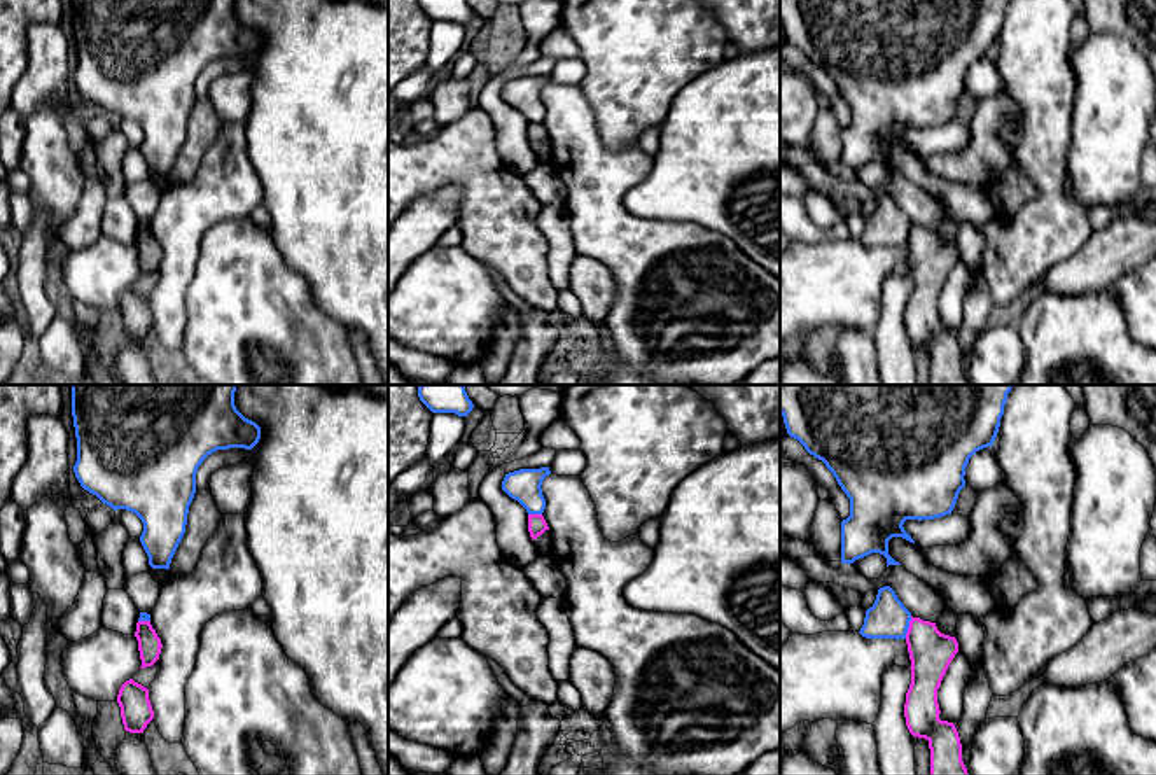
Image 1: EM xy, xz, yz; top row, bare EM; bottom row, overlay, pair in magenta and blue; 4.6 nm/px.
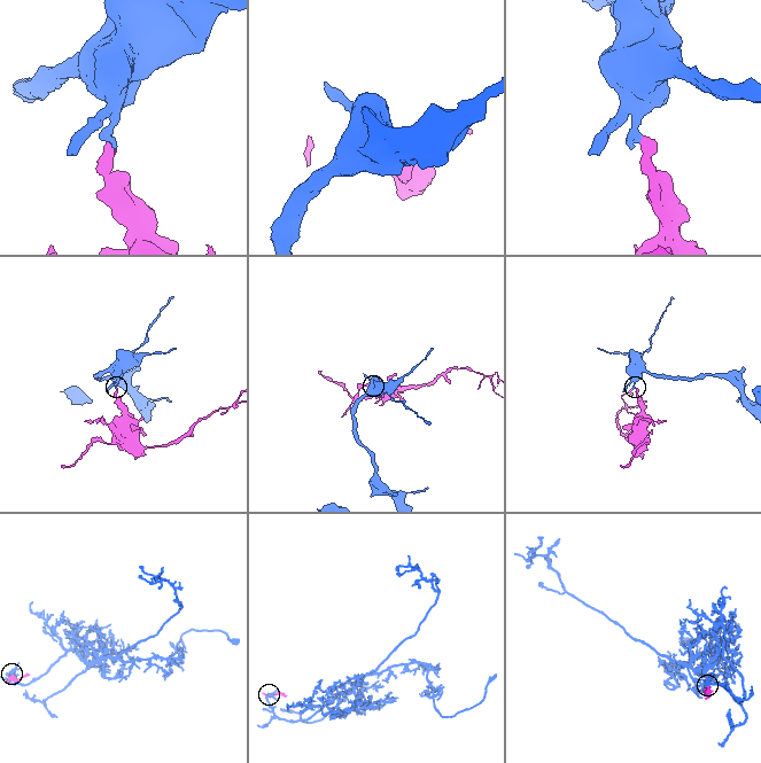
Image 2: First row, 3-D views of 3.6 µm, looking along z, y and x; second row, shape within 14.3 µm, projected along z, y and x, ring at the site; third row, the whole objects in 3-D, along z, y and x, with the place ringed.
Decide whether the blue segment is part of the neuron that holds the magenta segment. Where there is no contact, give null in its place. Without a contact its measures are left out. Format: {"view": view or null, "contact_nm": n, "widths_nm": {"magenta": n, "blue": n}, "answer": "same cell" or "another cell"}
{"view": "yz", "contact_nm": 110, "widths_nm": {"magenta": 200, "blue": 180}, "answer": "another cell"}

